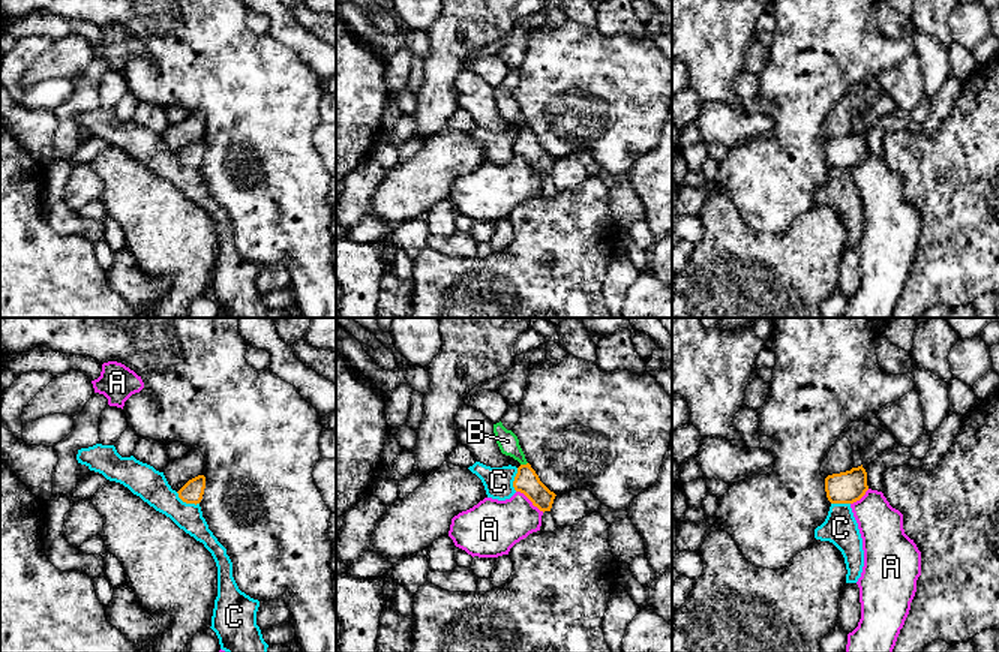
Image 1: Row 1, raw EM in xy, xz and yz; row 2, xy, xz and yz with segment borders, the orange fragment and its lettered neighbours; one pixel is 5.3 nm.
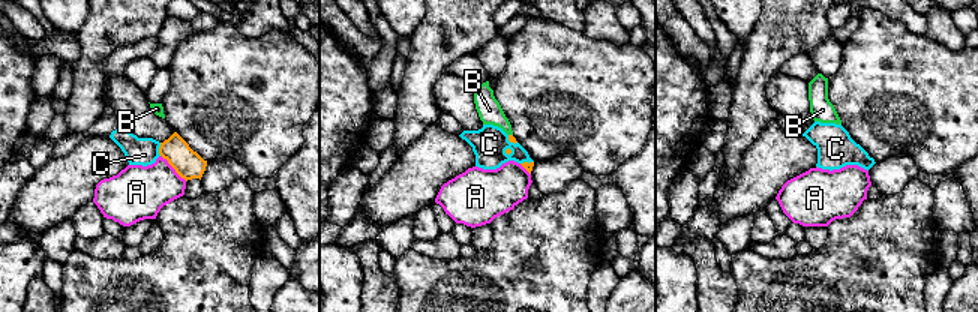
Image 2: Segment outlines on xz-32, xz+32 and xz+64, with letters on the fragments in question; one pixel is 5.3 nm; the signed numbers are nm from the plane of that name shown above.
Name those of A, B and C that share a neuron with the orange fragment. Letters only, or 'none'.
B

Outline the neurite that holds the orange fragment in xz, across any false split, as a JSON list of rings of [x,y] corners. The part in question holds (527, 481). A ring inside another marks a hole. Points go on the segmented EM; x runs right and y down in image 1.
[[[501,421],[494,424],[494,433],[501,453],[520,463],[513,481],[514,490],[524,493],[540,511],[550,511],[556,495],[540,481],[536,471],[526,462],[518,436],[507,430]]]

